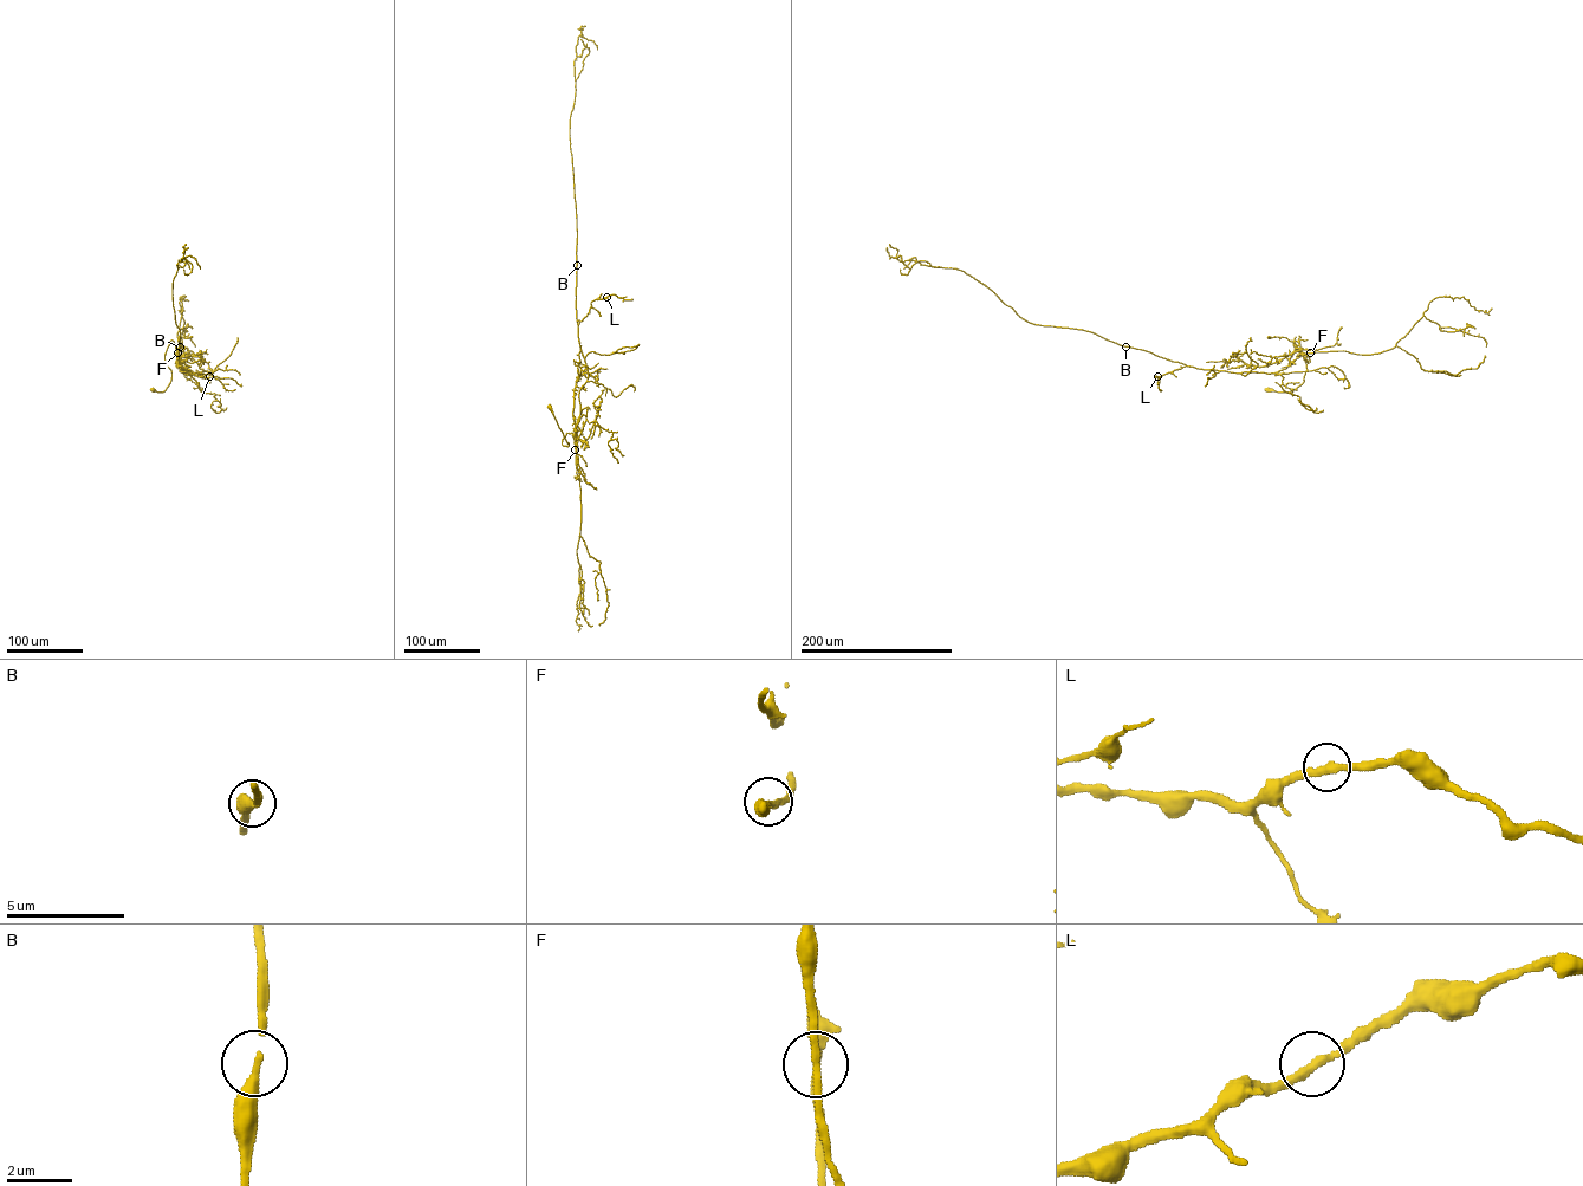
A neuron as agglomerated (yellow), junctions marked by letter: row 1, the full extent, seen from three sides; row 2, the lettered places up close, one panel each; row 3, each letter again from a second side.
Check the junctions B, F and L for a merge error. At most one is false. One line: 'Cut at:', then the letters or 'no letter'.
Cut at: no letter

